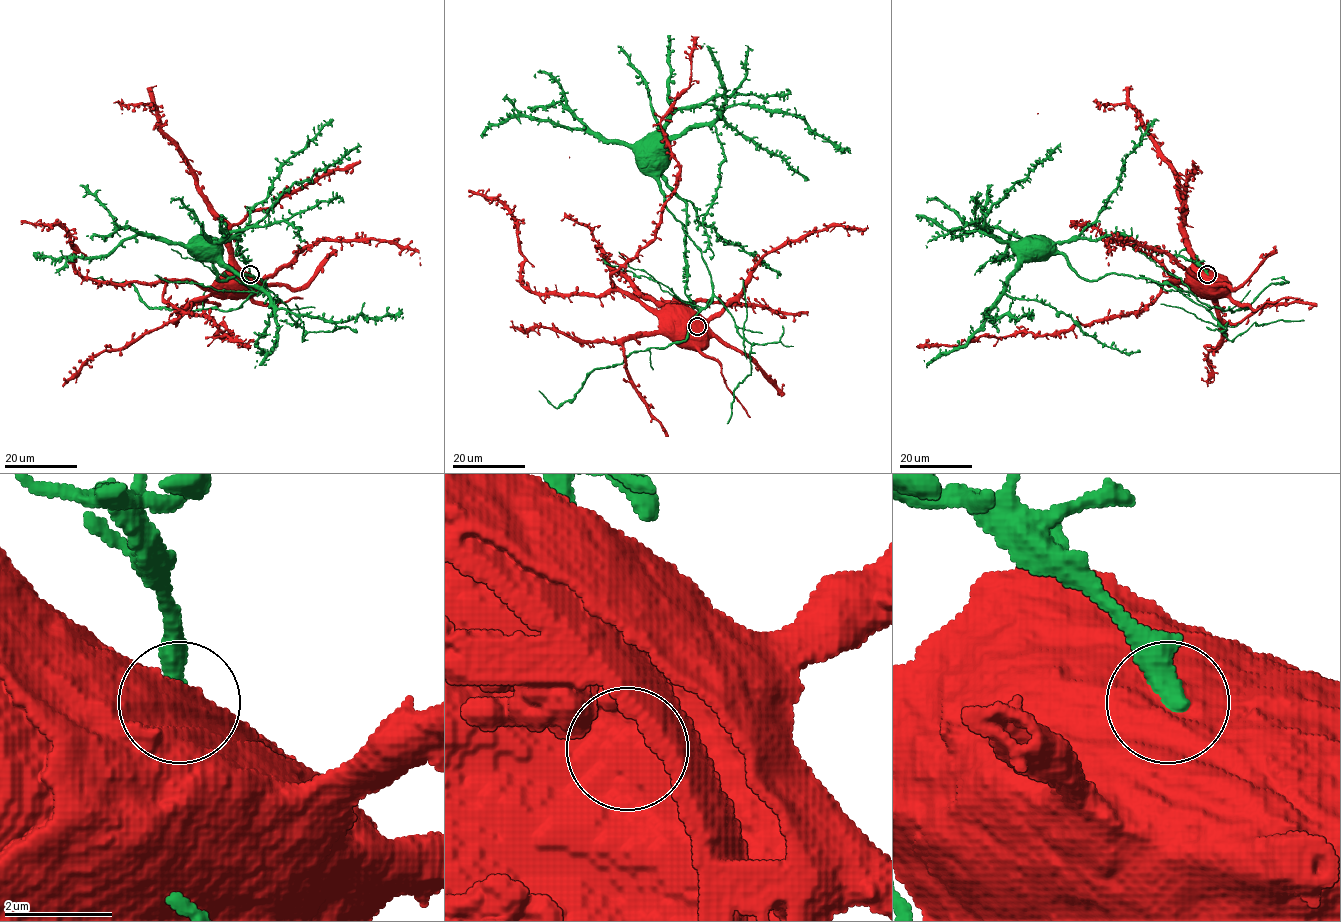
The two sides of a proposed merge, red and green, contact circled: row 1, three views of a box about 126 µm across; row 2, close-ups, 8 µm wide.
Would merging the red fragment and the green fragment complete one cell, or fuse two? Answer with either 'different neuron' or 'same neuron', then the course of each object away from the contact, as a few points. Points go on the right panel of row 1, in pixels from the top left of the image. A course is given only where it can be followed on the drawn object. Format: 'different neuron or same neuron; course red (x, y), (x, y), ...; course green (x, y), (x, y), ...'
different neuron; course red (1207, 274), (1194, 274), (1191, 277), (1194, 280); course green (1207, 274), (1193, 261), (1143, 248), (1116, 234), (1095, 240), (1069, 238), (1055, 243), (1030, 241), (1026, 246)

